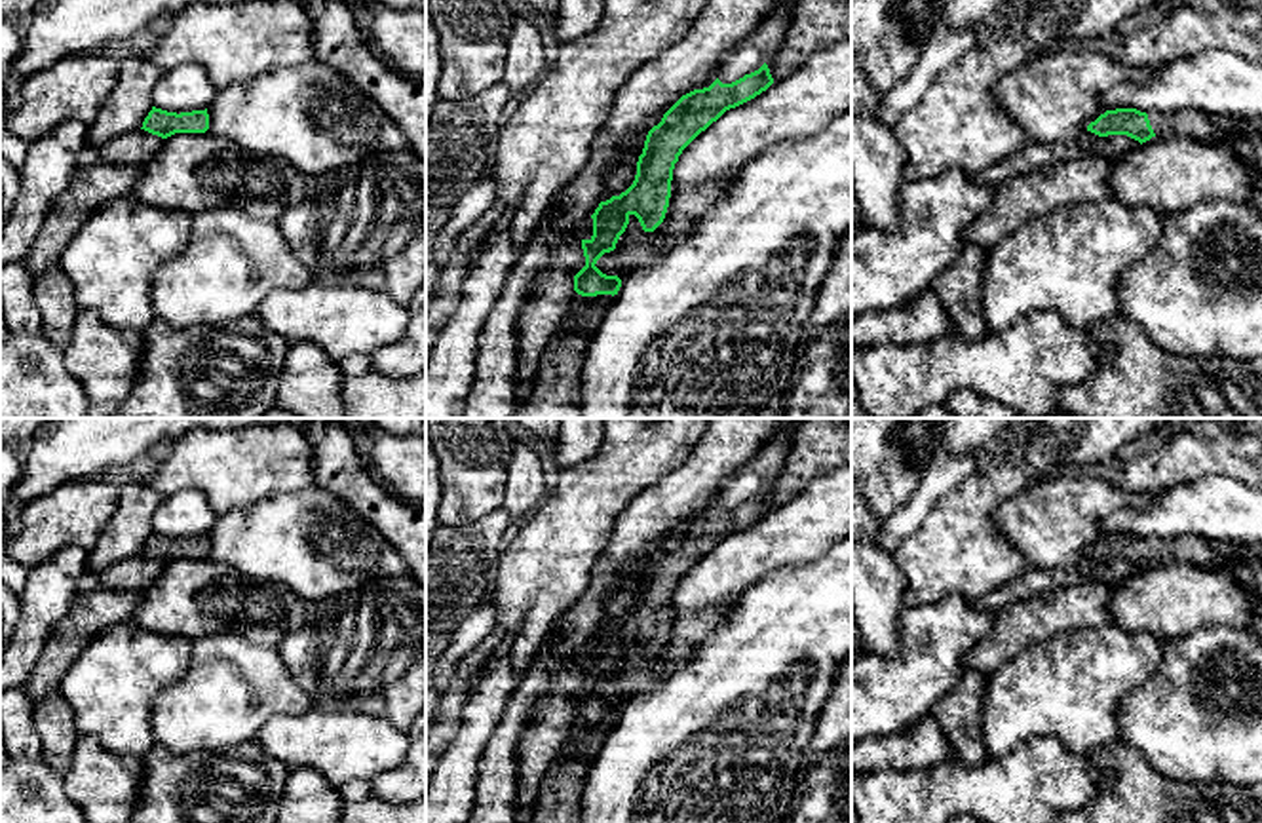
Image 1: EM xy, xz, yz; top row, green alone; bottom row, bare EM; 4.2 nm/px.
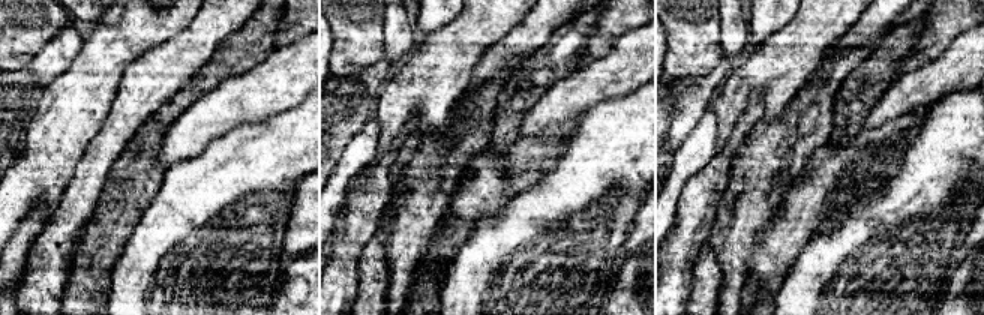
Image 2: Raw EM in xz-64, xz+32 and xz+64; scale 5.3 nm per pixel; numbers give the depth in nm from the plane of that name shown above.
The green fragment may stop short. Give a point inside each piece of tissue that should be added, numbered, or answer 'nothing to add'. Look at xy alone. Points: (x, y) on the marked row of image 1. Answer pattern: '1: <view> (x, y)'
nothing to add

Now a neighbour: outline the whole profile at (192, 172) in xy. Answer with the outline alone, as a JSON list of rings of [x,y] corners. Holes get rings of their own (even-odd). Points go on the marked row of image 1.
[[[175,133],[143,165],[133,194],[196,217],[236,209],[277,220],[304,201],[308,177],[289,162],[243,150],[215,133]]]

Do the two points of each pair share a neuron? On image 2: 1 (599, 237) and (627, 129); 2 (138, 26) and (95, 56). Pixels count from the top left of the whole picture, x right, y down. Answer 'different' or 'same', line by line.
1: same
2: same

